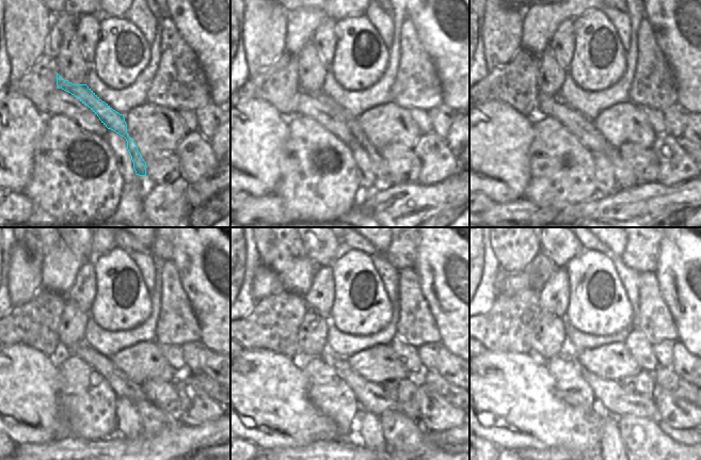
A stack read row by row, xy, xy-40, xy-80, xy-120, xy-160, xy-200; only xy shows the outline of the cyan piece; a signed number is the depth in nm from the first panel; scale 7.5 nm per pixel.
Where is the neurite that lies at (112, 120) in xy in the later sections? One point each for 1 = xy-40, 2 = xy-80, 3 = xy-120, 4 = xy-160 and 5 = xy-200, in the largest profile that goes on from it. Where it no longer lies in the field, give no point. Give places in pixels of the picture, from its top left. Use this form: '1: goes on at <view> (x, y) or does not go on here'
1: goes on at xy-40 (379, 164)
2: goes on at xy-80 (624, 176)
3: goes on at xy-120 (154, 419)
4: goes on at xy-160 (400, 433)
5: goes on at xy-200 (646, 443)

